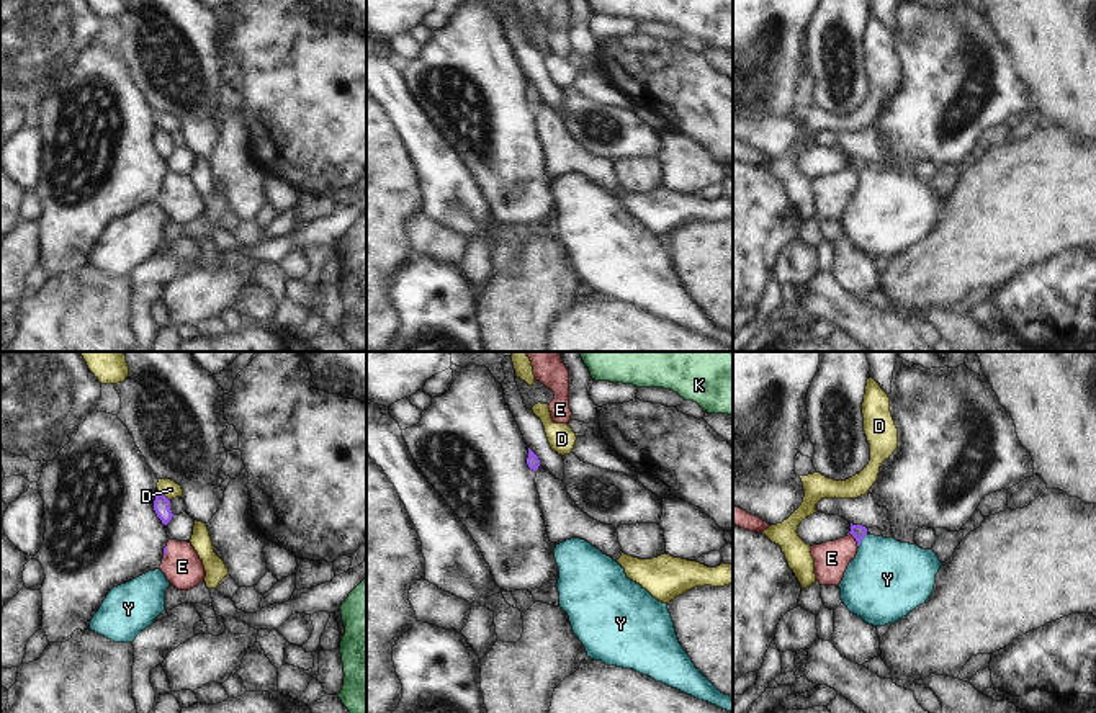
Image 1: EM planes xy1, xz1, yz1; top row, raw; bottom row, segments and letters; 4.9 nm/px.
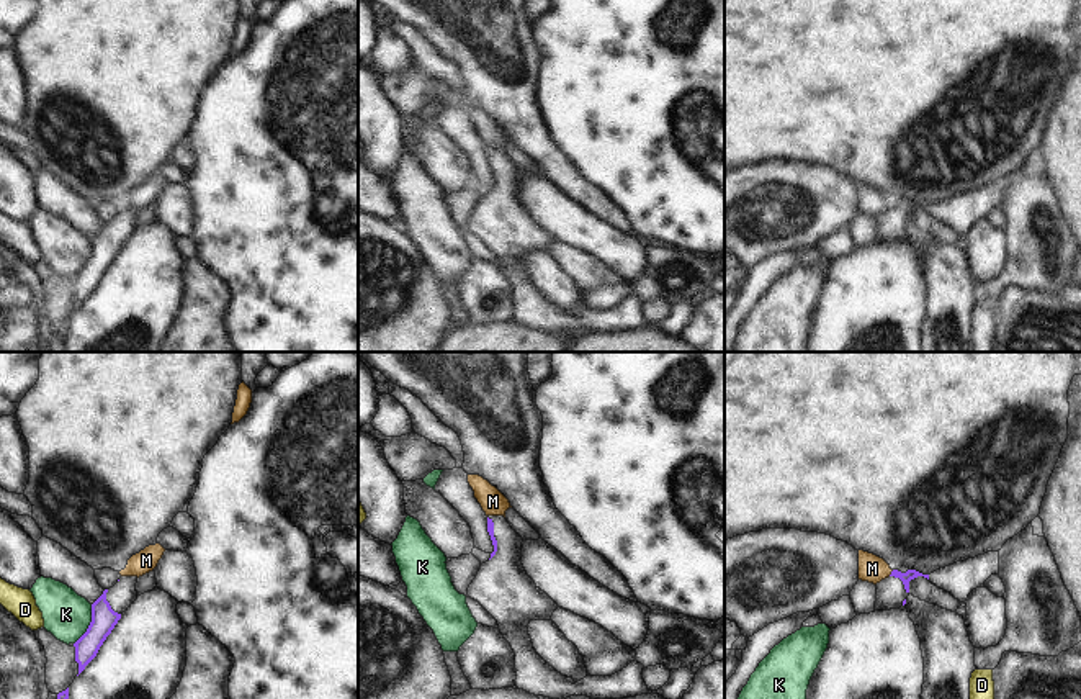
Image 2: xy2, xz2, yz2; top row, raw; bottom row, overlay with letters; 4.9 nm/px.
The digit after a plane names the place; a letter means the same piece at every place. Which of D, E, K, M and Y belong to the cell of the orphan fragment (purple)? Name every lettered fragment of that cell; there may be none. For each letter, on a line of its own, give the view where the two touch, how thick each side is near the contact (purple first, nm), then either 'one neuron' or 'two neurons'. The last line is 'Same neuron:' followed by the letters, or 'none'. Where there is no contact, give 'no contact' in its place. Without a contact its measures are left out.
D: contact in xy1; calibres 80 and 90 nm; two neurons
E: contact in yz1; calibres 70 and 170 nm; one neuron
K: contact in xy2; calibres 130 and 220 nm; two neurons
M: contact in yz2; calibres 50 and 140 nm; two neurons
Y: contact in yz1; calibres 70 and 400 nm; two neurons
Same neuron: E

